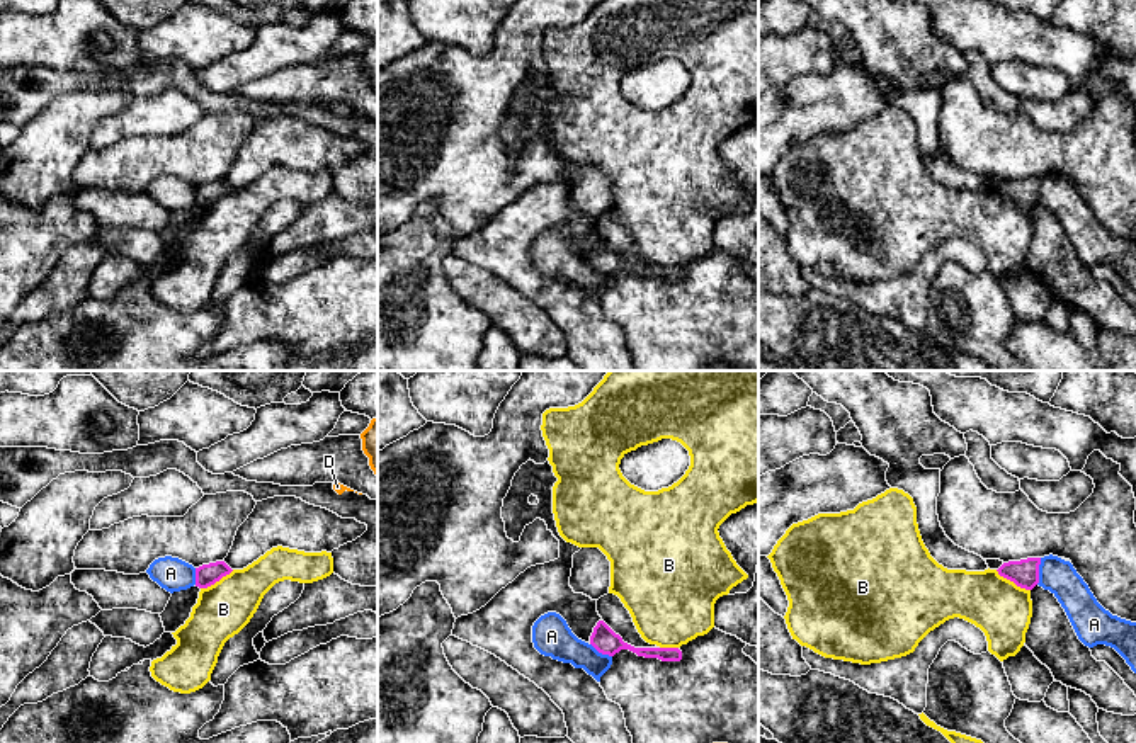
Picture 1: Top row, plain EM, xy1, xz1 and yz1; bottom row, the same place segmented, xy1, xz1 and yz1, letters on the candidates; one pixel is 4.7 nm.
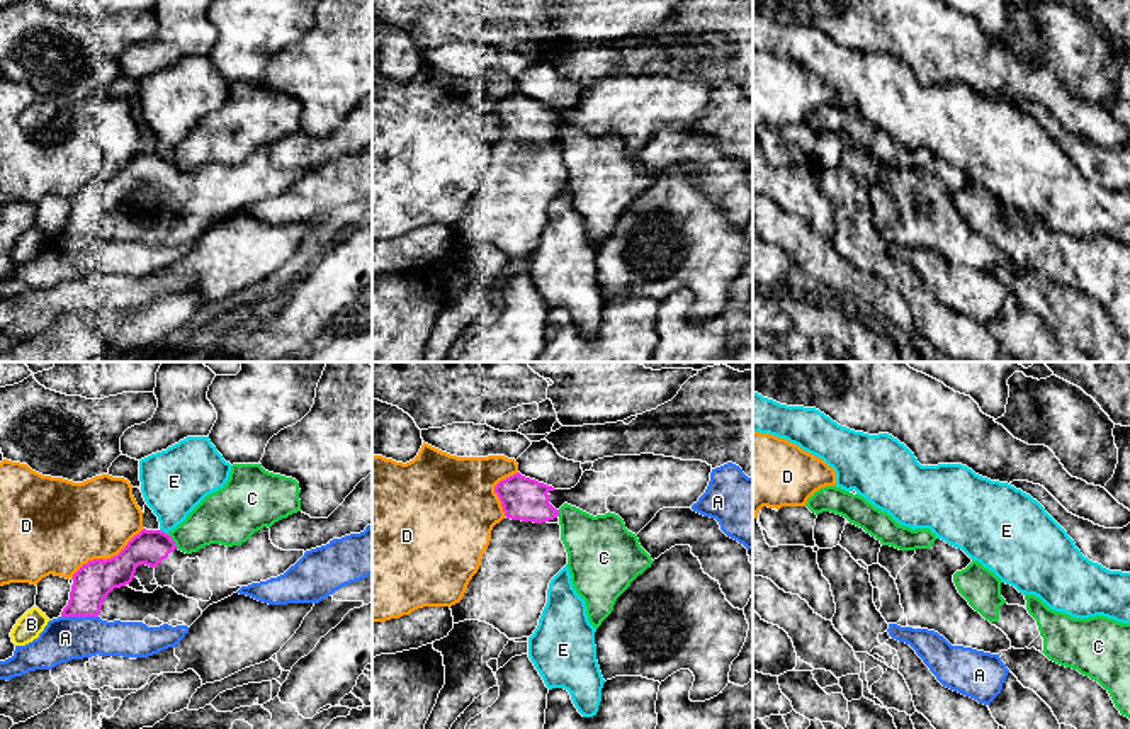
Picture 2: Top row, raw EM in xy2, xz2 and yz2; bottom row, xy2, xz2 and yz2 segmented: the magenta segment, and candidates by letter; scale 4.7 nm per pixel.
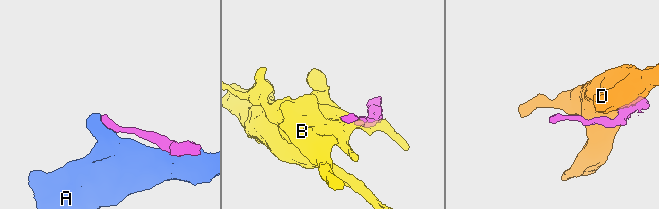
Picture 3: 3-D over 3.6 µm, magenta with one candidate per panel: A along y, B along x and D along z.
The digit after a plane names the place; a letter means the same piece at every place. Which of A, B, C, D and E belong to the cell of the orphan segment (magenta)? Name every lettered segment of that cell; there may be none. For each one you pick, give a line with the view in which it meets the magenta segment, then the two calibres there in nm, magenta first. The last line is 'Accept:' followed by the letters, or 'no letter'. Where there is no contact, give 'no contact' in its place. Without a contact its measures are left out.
Accept: no letter

